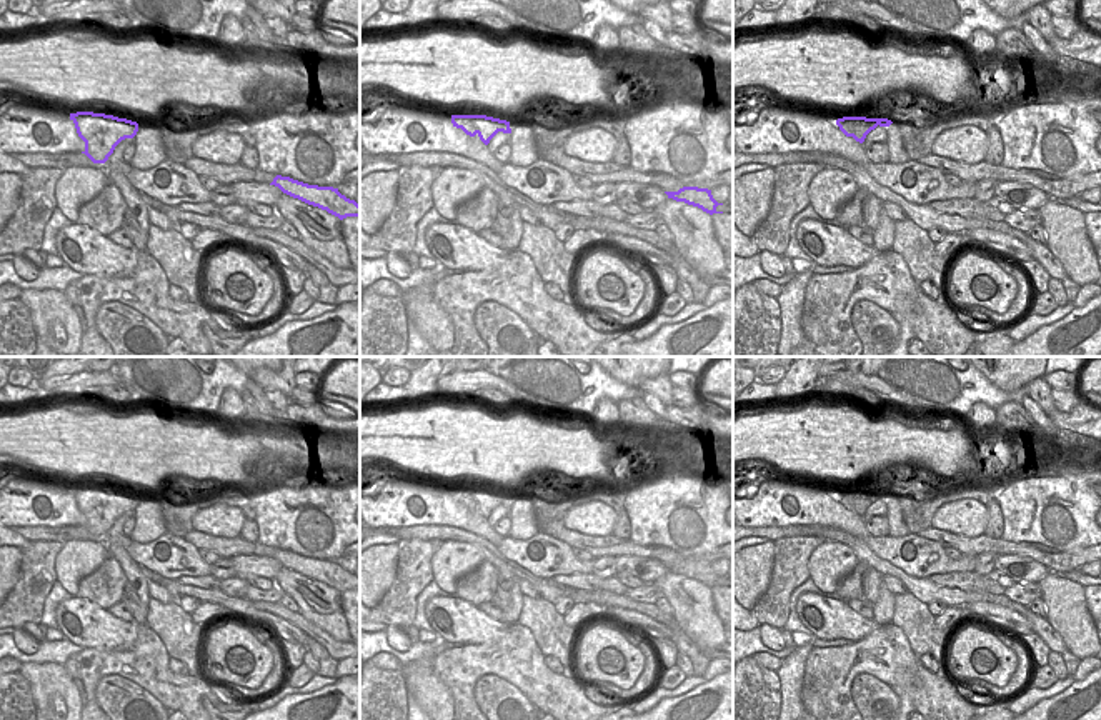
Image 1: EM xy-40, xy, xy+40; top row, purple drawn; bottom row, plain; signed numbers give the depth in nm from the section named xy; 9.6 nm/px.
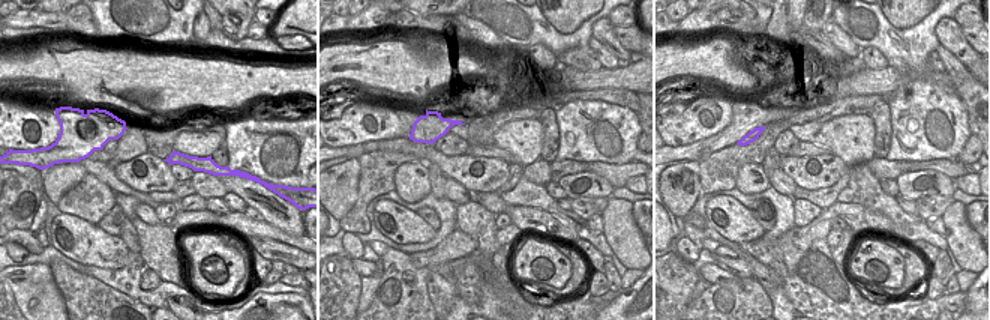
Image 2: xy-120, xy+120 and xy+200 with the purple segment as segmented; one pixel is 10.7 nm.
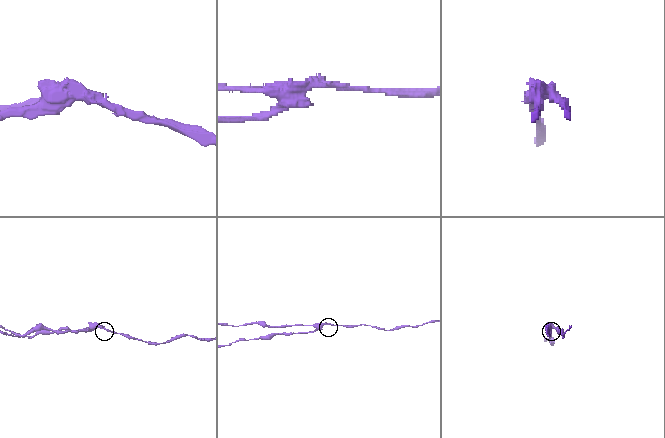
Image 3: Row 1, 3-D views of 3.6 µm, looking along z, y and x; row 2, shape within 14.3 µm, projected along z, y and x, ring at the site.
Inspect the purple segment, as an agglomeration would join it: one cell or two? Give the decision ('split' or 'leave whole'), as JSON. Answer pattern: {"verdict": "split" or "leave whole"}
{"verdict": "split"}

